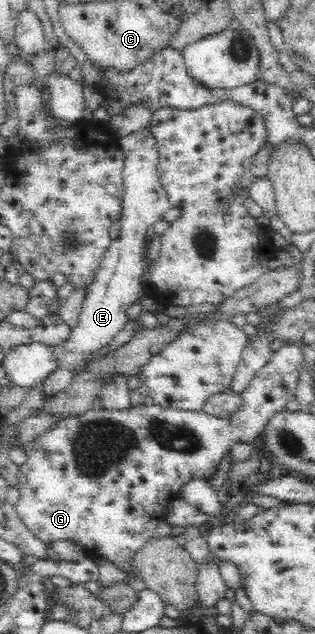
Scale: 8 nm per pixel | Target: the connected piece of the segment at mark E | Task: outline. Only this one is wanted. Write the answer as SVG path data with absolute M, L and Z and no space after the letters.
M149 129L134 132L116 141L120 149L127 154L123 168L124 196L119 219L121 234L108 246L100 268L95 273L94 282L87 288L79 320L76 326L72 327L70 339L52 348L62 366L67 366L74 378L78 374L84 374L90 368L90 360L94 358L94 354L104 350L124 329L129 322L126 310L135 303L149 302L151 293L141 282L141 275L147 263L143 256L144 236L148 228L162 220L164 212L173 207L166 189L159 181L158 151Z

